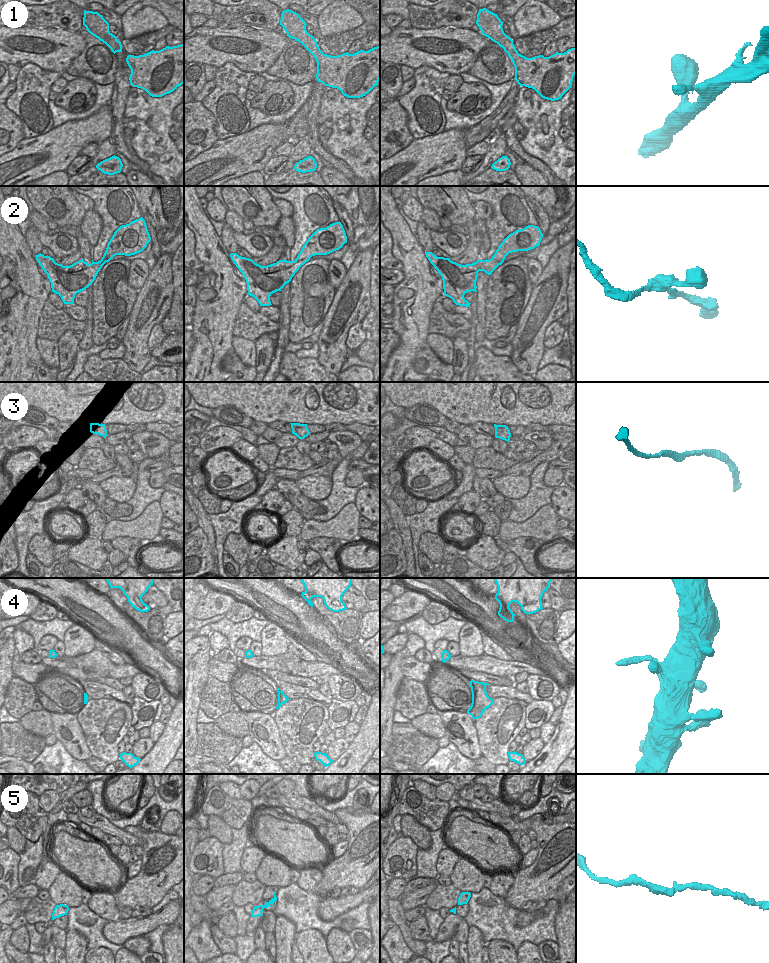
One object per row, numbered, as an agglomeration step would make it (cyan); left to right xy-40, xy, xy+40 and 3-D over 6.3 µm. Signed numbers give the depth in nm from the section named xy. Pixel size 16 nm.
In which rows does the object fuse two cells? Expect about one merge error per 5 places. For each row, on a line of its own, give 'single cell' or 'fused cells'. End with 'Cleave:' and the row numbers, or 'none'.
1: single cell
2: single cell
3: single cell
4: single cell
5: single cell
Cleave: none

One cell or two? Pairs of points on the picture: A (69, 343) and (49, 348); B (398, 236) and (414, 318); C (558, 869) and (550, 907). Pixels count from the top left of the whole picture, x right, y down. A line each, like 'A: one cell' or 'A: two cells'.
A: two cells
B: one cell
C: two cells

